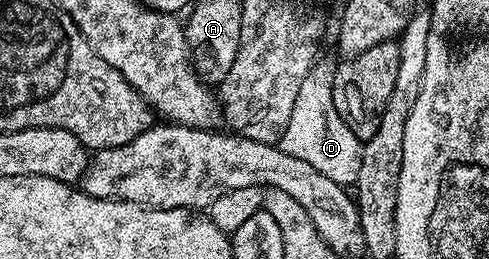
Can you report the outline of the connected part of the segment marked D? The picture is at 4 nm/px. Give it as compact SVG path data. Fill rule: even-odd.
M323 64L313 65L314 75L309 73L302 79L302 87L298 91L298 99L294 103L294 111L290 115L290 123L286 127L278 147L289 153L294 159L302 159L302 163L310 163L314 171L322 171L326 179L334 179L334 183L345 187L355 186L358 171L362 167L360 151L362 143L346 127L346 123L338 115L338 107L334 107L332 94L333 70L324 69Z

